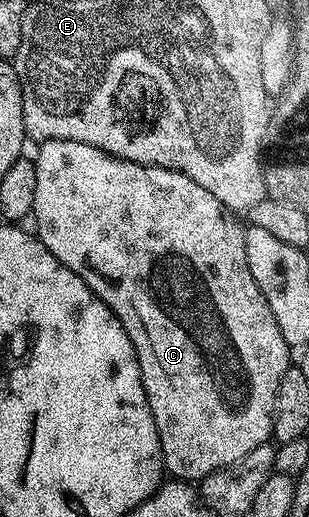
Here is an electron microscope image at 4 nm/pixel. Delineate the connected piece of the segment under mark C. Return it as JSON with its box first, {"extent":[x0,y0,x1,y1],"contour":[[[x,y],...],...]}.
{"extent":[31,141,290,483],"contour":[[[45,141],[34,154],[38,187],[34,187],[34,207],[31,220],[36,221],[35,236],[74,275],[78,275],[110,307],[110,311],[122,323],[126,335],[136,352],[138,367],[142,375],[142,387],[146,391],[146,399],[150,403],[150,411],[154,415],[154,423],[158,427],[158,439],[162,443],[164,468],[173,478],[189,483],[203,482],[206,475],[215,469],[238,463],[254,447],[265,444],[272,437],[272,412],[274,399],[278,391],[278,383],[287,371],[290,358],[290,346],[282,339],[282,331],[278,331],[278,323],[262,295],[258,291],[258,283],[254,283],[254,275],[250,275],[250,267],[246,263],[246,243],[244,242],[243,224],[236,222],[237,214],[226,208],[206,187],[198,187],[194,179],[176,169],[160,169],[156,165],[139,165],[133,161],[124,161],[120,157],[111,157],[98,147],[90,147],[77,141]]]}

